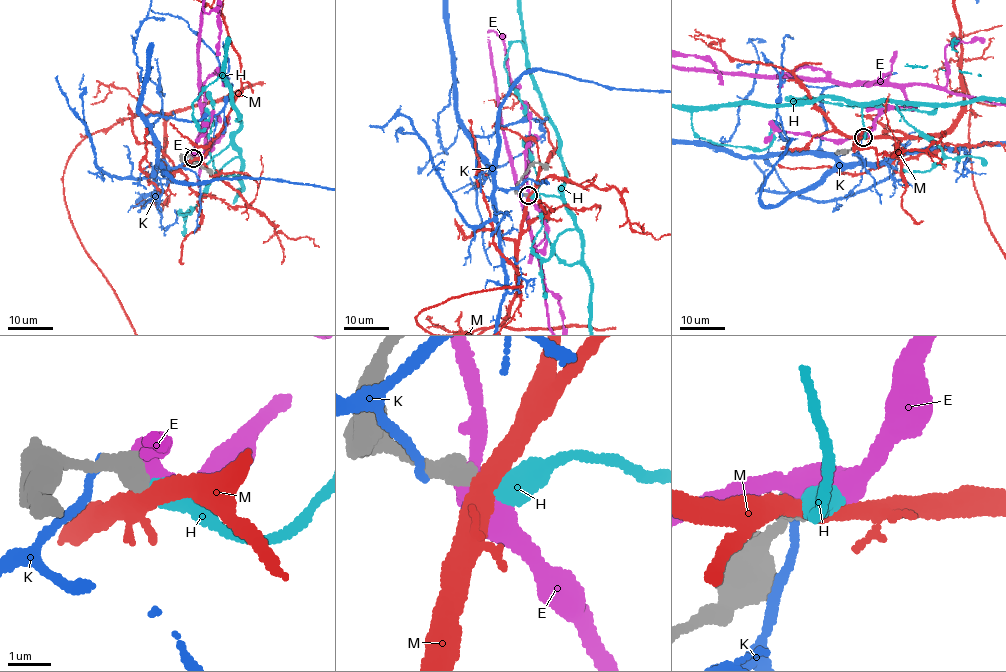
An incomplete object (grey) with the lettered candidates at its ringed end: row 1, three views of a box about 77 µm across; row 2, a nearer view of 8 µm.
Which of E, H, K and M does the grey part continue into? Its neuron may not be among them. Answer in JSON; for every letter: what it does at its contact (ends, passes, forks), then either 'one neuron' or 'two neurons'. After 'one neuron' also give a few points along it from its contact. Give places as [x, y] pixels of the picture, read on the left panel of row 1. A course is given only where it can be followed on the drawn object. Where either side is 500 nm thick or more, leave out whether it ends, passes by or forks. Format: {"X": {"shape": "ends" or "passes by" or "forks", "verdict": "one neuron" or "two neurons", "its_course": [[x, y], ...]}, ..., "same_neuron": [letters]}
{"E": {"verdict": "two neurons"}, "H": {"verdict": "one neuron"}, "K": {"verdict": "two neurons"}, "M": {"verdict": "two neurons"}, "same_neuron": ["H"]}

